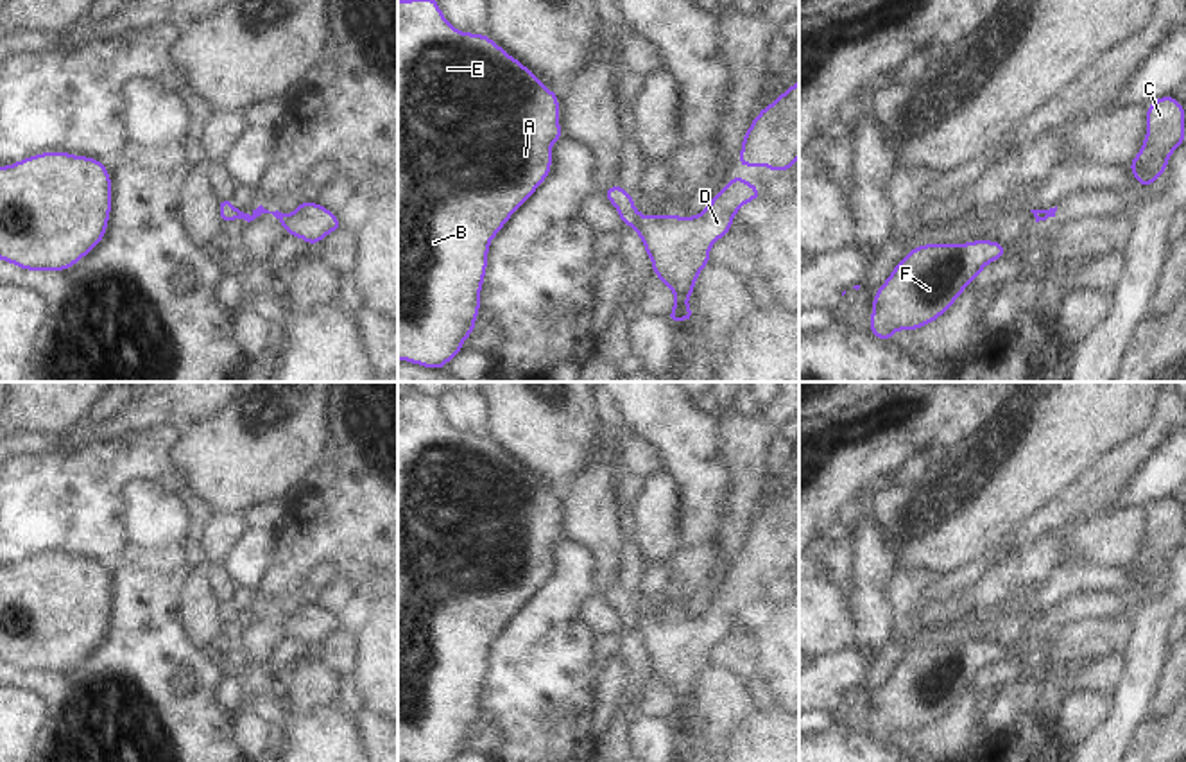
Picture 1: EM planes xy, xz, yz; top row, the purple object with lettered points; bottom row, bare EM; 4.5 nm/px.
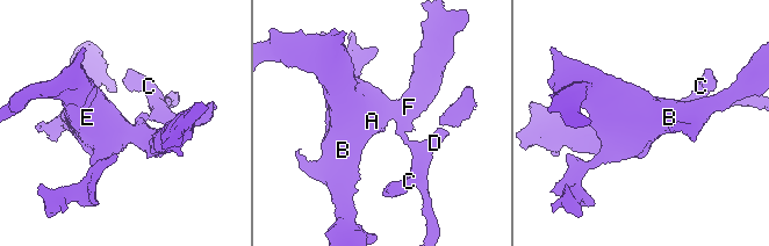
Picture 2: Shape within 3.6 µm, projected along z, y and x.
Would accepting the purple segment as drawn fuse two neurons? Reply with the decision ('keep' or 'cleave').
cleave

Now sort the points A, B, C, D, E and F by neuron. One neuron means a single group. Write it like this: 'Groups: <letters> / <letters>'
Groups: A B E F / C D

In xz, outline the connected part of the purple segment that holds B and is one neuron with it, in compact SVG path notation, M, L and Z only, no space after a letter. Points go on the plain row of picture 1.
M437 400L398 402L398 762L451 762L473 737L480 714L480 692L487 672L489 645L505 624L530 601L552 572L552 547L563 540L559 498L523 464L487 436L462 434L443 416Z

